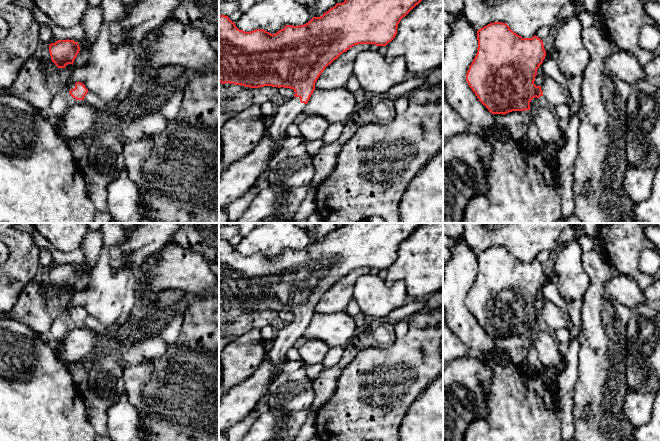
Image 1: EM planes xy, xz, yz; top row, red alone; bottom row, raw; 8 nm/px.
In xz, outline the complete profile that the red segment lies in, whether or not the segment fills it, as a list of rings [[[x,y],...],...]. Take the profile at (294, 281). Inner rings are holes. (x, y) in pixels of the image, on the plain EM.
[[[346,223],[343,227],[337,227],[322,240],[313,241],[304,249],[286,249],[275,258],[263,253],[245,256],[238,253],[228,240],[219,238],[219,306],[250,312],[272,310],[294,314],[294,320],[277,331],[273,346],[265,357],[275,365],[286,359],[287,352],[294,347],[298,339],[303,337],[305,329],[315,314],[317,303],[328,289],[354,269],[387,270],[395,262],[401,243],[422,224],[424,223]]]

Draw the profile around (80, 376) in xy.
[[[88,365],[72,370],[71,375],[77,388],[84,391],[88,386]]]

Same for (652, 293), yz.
[[[660,279],[654,281],[645,291],[645,305],[660,312]]]

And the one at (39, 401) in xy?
[[[0,318],[0,441],[94,441],[96,433],[88,420],[82,391],[75,385],[71,372],[57,357],[45,336],[38,334],[31,327],[7,318]]]

